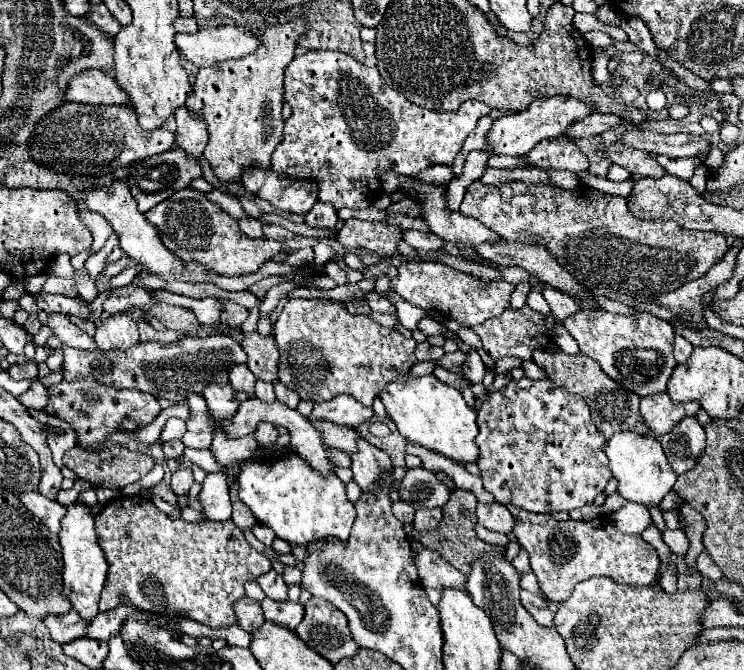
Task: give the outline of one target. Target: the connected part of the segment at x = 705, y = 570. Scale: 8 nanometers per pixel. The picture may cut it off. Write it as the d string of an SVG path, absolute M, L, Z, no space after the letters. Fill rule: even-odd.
M706 550L696 558L696 568L700 570L702 576L706 576L706 578L710 578L710 580L714 580L714 582L718 582L718 580L724 578L722 572L720 572L720 568L714 564L714 560L710 558L710 554L708 554Z

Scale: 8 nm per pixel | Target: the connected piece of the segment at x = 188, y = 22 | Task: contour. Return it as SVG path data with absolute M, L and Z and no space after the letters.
M180 18L174 22L176 32L196 32L198 30L198 22L194 18Z

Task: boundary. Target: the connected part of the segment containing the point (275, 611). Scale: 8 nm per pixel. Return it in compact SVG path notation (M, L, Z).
M264 598L260 602L262 606L262 612L264 612L264 620L270 620L278 626L284 626L284 628L290 628L294 630L298 620L302 620L302 612L304 608L298 604L298 602L274 602L274 600L268 600Z

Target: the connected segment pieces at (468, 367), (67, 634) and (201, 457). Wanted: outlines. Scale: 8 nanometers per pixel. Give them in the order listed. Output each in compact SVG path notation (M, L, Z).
M470 350L470 352L468 352L468 360L466 360L466 364L464 364L464 374L466 374L466 378L468 378L472 384L482 382L484 374L486 374L486 366L482 364L482 360L480 360L480 356L478 356L476 350Z
M70 610L64 616L46 616L42 620L50 632L50 638L58 644L66 644L74 638L82 638L82 628L86 628L86 620L78 616L78 612Z
M185 448L183 454L186 459L195 465L198 465L207 473L224 472L224 468L216 462L209 449L199 451L196 449Z

